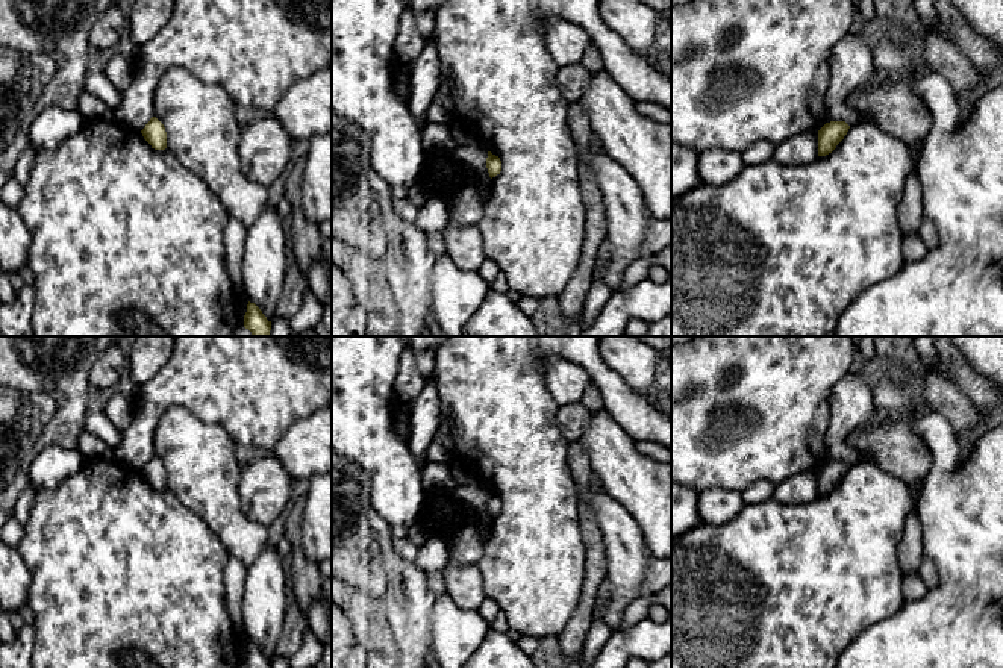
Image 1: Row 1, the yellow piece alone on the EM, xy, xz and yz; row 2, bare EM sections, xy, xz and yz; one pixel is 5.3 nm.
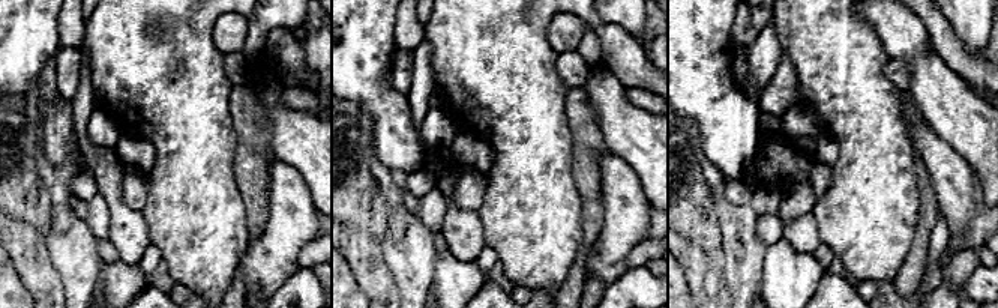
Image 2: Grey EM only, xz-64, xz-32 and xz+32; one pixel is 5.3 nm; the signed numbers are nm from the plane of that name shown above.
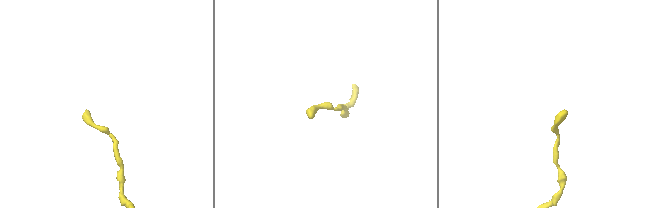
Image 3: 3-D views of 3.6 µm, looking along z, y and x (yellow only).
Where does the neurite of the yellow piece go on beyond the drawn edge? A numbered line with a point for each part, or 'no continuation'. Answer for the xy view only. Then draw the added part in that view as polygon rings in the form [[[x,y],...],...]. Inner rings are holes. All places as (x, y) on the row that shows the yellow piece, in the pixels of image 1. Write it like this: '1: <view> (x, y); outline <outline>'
no continuation

